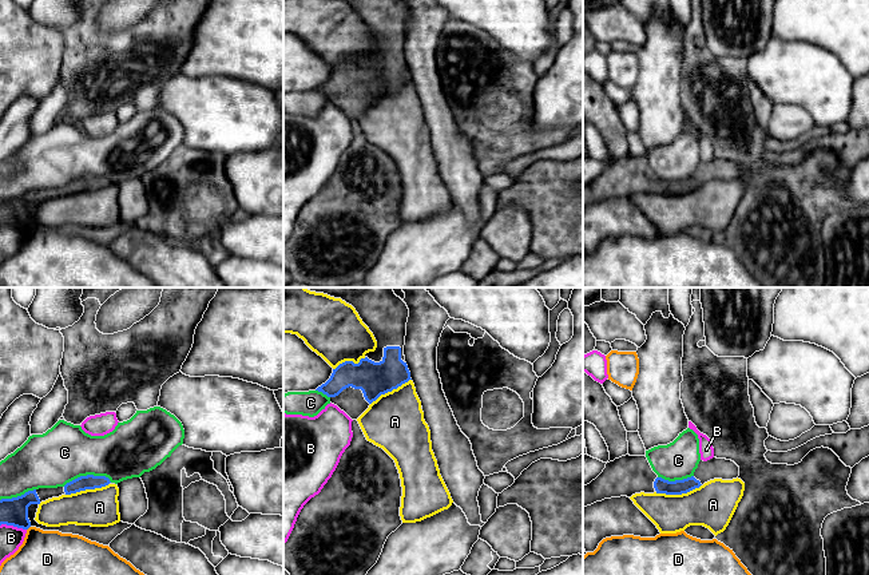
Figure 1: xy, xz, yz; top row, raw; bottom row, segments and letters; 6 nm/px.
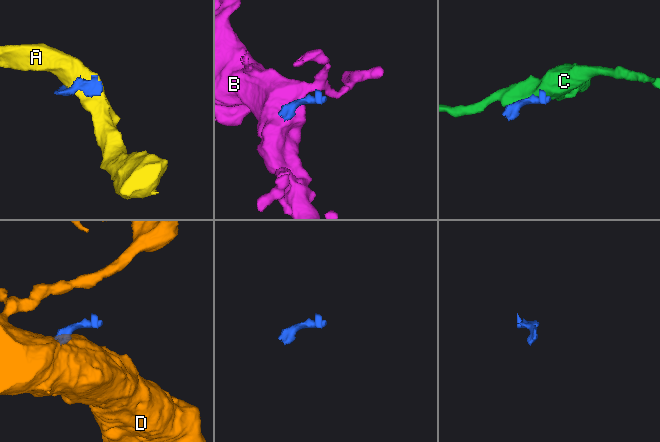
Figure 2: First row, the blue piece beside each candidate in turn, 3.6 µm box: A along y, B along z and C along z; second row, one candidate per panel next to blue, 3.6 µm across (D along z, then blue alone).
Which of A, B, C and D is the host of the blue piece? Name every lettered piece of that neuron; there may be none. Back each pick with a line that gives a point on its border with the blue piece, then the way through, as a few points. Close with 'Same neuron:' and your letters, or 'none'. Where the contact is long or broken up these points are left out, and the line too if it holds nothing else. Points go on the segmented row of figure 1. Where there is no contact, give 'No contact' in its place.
Same neuron: none

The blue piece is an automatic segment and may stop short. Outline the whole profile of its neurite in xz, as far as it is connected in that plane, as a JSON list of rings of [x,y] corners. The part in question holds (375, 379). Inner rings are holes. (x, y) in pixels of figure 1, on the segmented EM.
[[[393,288],[305,289],[352,305],[377,341],[374,352],[366,353],[358,364],[340,364],[330,378],[316,389],[357,420],[381,394],[412,380],[404,356],[409,309]]]

